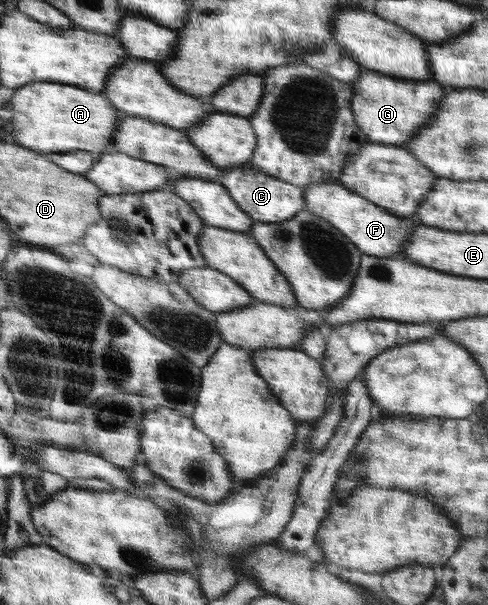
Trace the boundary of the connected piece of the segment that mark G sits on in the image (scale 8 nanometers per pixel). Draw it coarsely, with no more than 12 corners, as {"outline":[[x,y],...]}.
{"outline":[[364,69],[355,122],[372,143],[402,145],[452,87]]}

